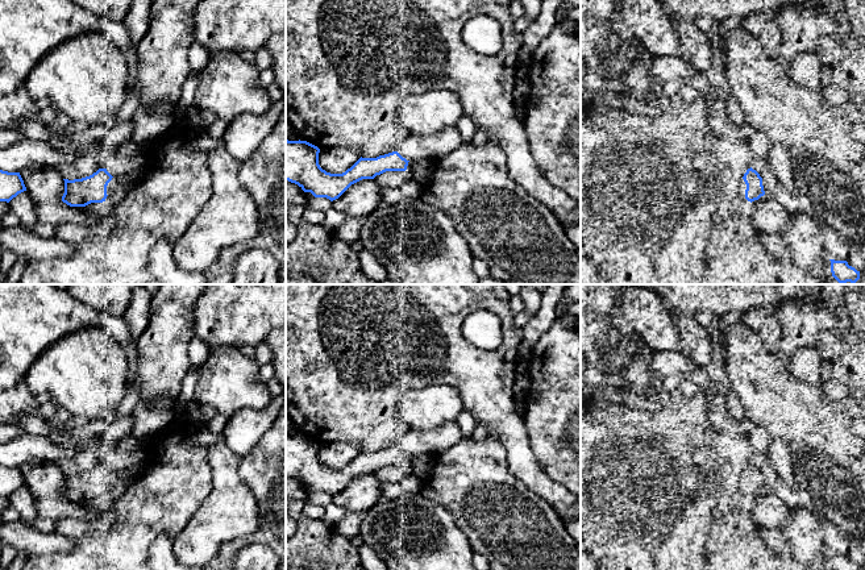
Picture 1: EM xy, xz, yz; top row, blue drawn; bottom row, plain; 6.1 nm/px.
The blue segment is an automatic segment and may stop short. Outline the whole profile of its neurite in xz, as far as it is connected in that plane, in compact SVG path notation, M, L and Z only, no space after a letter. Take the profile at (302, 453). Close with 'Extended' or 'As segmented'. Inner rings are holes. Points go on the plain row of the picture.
M456 421L440 428L409 429L396 446L377 453L359 453L342 469L330 469L319 459L320 444L307 436L286 434L286 475L298 479L315 492L338 494L352 479L374 474L386 466L406 466L408 457L437 454L462 440Z. Extended

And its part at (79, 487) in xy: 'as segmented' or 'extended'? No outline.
extended

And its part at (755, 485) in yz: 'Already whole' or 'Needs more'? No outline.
Needs more

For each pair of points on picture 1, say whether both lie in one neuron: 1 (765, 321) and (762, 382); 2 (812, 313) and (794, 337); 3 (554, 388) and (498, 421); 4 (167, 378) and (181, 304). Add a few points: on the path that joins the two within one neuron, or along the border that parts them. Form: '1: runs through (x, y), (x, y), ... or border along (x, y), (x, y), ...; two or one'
1: border along (743, 321), (768, 348), (774, 350); two
2: runs through (807, 319), (797, 332); one
3: border along (522, 416), (531, 445); two
4: runs through (167, 360), (167, 335), (171, 323); one

